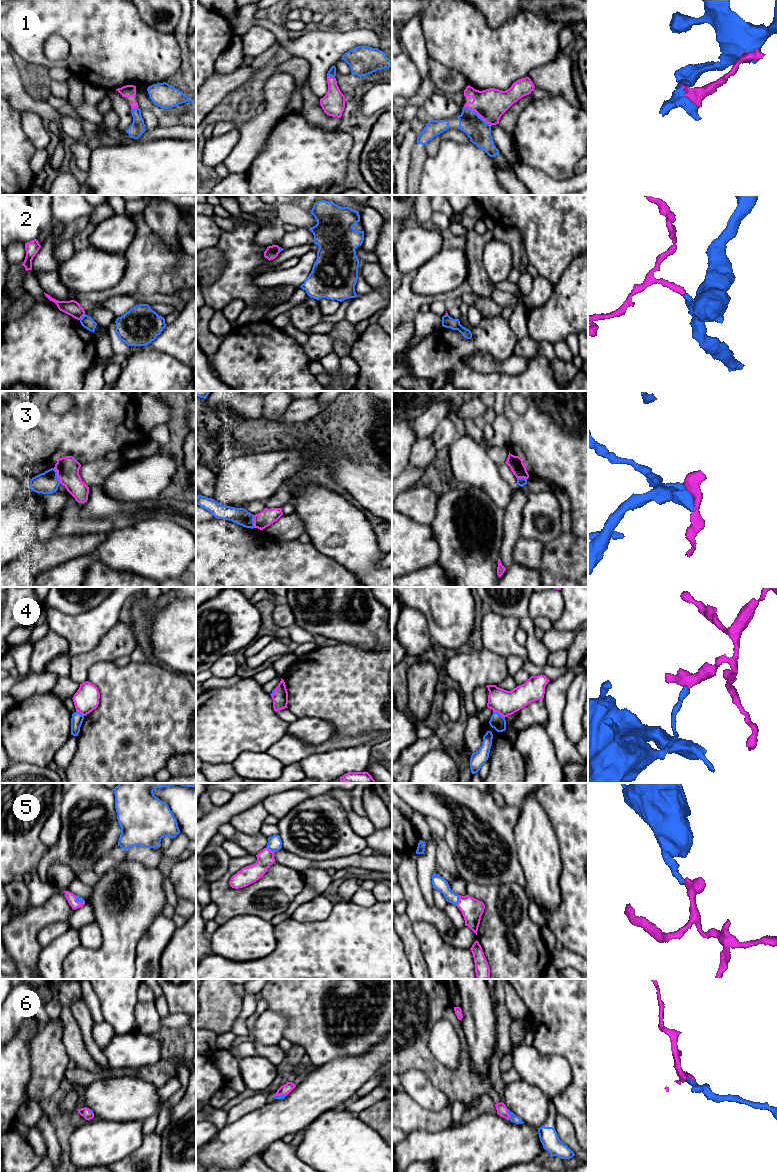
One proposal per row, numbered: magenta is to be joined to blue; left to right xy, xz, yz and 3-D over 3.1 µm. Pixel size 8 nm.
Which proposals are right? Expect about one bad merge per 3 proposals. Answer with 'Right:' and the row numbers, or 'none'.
Right: 1, 5, 6

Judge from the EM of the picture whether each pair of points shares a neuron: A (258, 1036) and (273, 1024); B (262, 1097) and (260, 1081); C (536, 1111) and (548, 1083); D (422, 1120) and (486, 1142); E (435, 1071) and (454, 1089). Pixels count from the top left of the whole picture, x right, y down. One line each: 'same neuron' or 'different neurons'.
A: same neuron
B: different neurons
C: different neurons
D: different neurons
E: same neuron

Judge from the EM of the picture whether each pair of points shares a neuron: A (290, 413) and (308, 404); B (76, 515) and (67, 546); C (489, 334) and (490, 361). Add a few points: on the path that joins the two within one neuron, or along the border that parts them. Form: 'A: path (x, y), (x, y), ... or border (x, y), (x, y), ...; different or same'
A: path (294, 413), (304, 408); same
B: border (89, 533), (68, 534), (56, 537); different
C: border (513, 354), (501, 361), (485, 353), (467, 357); different

